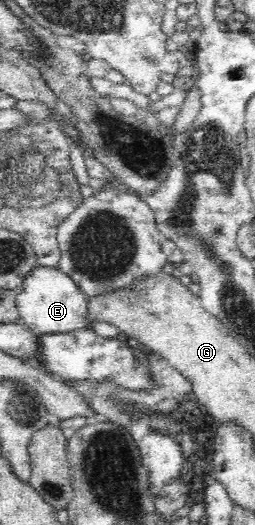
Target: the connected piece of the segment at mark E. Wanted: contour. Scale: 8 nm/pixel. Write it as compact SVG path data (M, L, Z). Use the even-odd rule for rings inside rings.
M34 267L22 284L22 291L16 296L17 312L20 321L30 326L34 333L70 334L93 328L88 311L89 298L83 290L59 268Z

